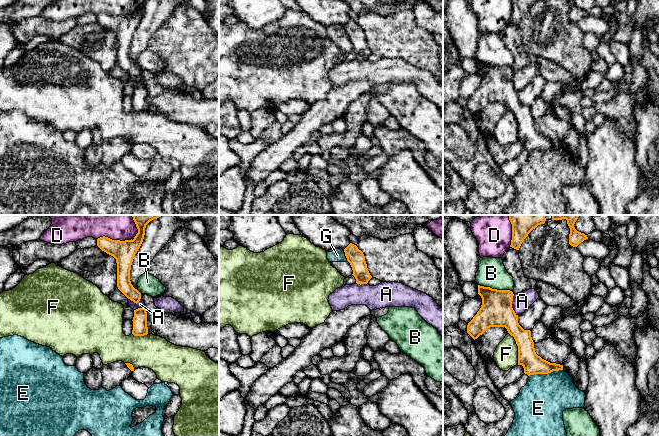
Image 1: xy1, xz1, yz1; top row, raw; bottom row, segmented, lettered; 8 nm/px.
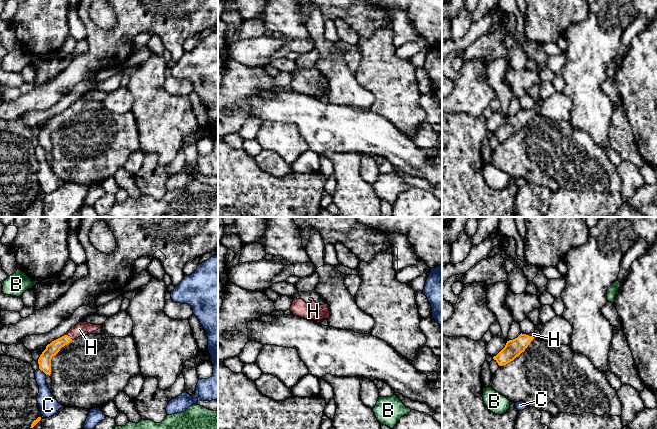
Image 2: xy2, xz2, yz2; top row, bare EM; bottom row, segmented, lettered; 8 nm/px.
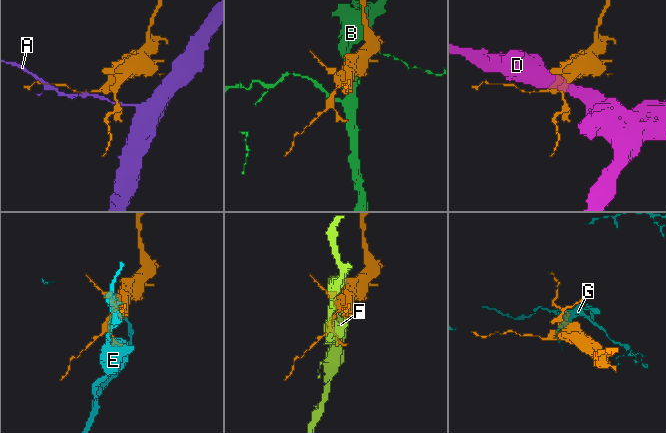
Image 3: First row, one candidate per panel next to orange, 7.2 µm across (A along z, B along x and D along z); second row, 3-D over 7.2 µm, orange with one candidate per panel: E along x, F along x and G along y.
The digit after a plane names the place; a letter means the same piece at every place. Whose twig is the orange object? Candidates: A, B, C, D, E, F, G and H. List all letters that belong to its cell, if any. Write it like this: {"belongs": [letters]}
{"belongs": ["H"]}

